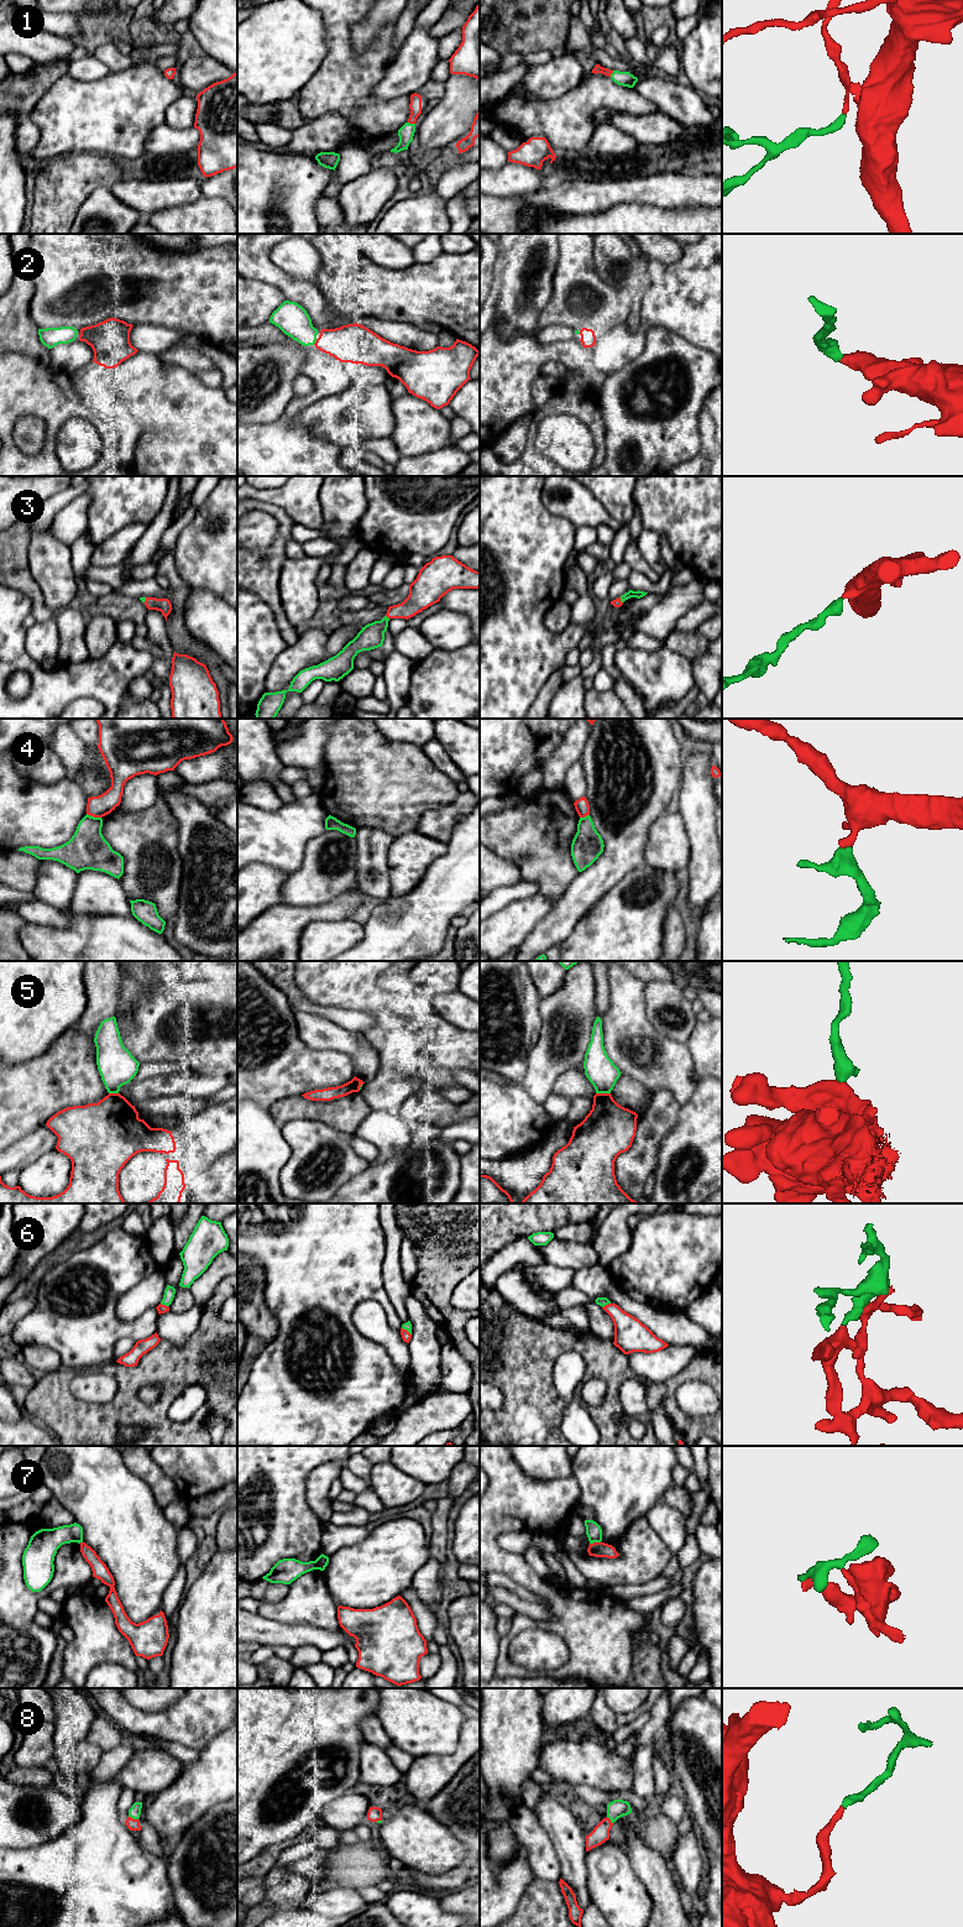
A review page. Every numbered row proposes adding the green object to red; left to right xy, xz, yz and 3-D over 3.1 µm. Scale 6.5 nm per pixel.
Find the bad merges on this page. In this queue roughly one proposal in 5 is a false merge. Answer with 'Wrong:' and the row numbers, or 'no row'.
Wrong: 4, 5, 7

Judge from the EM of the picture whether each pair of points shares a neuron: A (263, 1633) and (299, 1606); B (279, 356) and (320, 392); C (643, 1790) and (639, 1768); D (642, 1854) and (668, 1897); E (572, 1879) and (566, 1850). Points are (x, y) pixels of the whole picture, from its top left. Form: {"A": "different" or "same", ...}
{"A": "different", "B": "different", "C": "same", "D": "same", "E": "same"}

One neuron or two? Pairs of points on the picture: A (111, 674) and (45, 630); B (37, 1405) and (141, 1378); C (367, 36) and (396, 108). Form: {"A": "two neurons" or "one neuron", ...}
{"A": "two neurons", "B": "one neuron", "C": "two neurons"}

